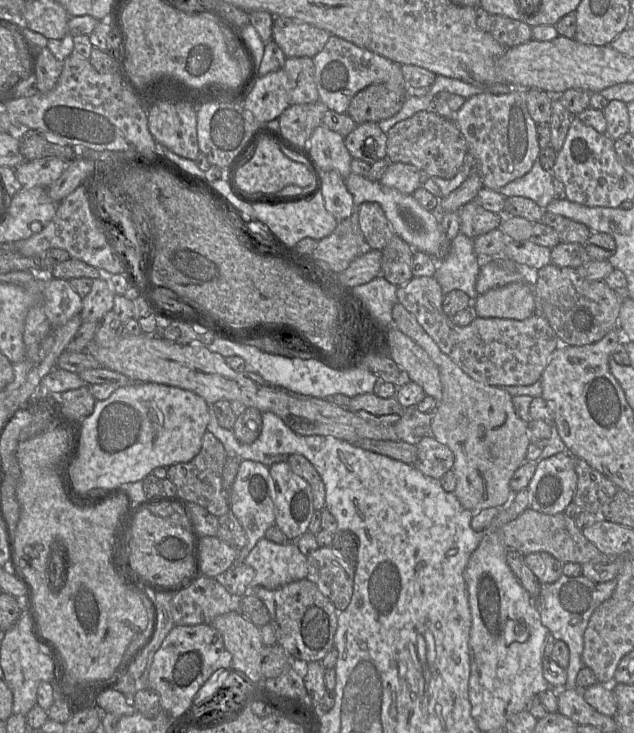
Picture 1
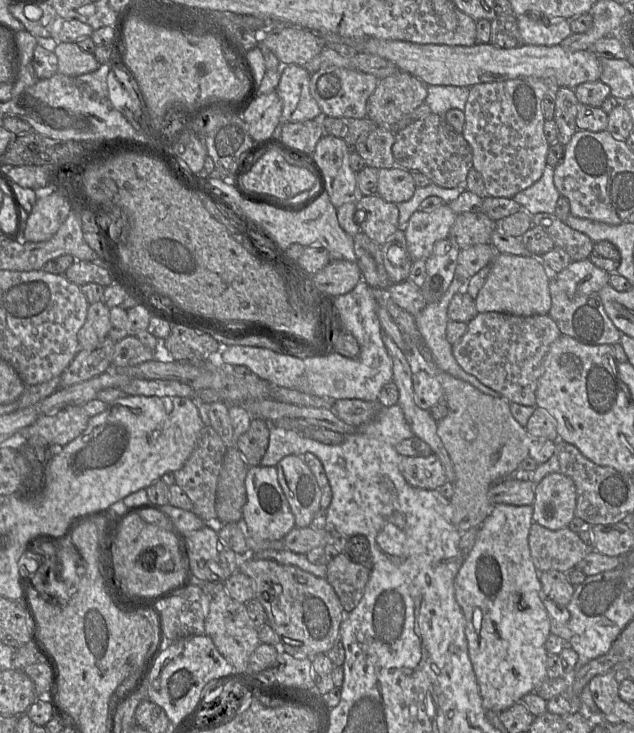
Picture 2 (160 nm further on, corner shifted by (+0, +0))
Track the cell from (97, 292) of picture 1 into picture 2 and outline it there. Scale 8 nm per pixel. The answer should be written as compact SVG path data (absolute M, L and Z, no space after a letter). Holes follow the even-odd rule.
M99 301L89 305L85 323L78 332L79 350L94 350L108 337L110 308Z

